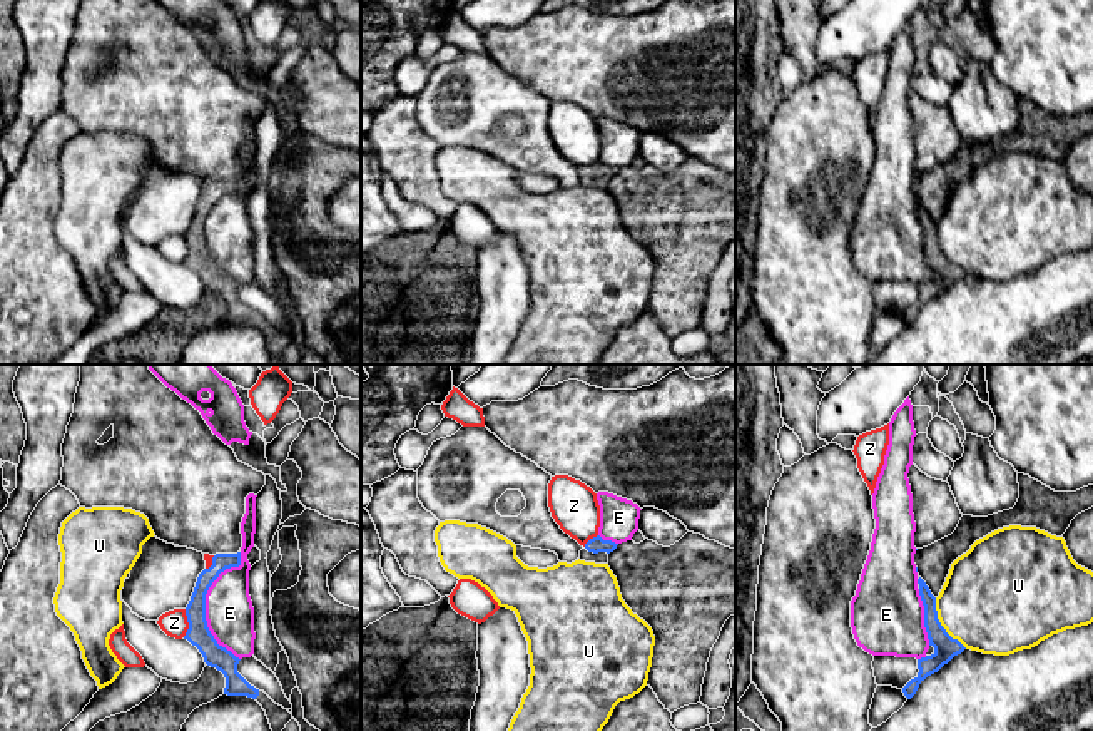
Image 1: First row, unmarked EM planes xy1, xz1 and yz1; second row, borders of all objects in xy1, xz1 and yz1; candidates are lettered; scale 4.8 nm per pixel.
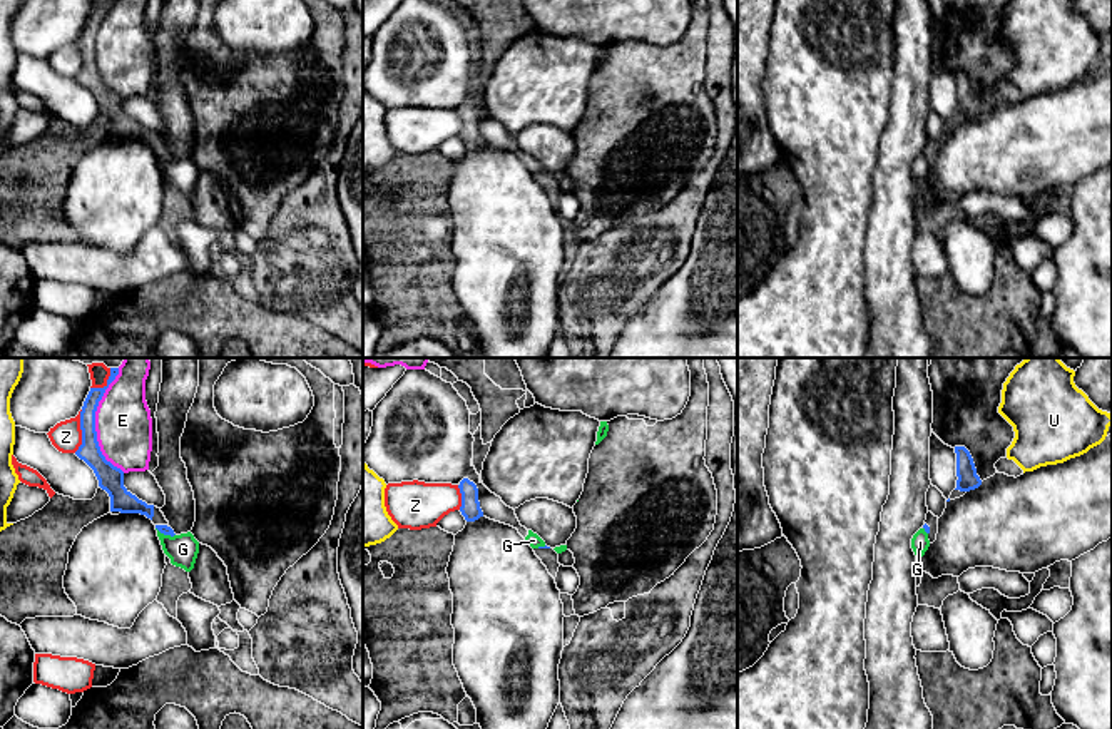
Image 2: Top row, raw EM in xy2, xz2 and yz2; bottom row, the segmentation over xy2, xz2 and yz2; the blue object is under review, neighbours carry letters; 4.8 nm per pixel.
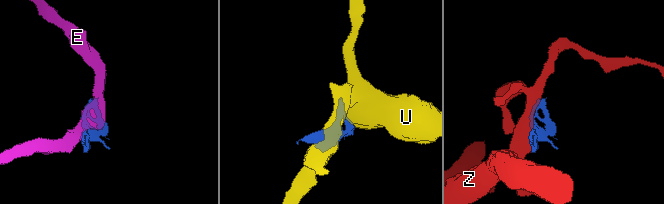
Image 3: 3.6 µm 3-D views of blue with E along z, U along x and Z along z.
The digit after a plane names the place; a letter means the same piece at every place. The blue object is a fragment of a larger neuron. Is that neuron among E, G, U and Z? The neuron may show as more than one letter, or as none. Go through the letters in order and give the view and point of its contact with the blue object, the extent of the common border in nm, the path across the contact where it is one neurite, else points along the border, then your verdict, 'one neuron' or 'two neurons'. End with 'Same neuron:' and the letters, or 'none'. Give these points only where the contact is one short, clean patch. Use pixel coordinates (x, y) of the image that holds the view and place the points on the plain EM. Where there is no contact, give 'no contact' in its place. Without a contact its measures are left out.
E: meets blue in xy1 at (204, 230); contact 500 nm long; two neurons
G: meets blue in xy2 at (166, 159); contact 100 nm long; border along xy2 (156, 152), (164, 159), (174, 161); two neurons
U: meets blue in yz1 at (940, 250); contact 300 nm long; border along yz1 (935, 223), (940, 250), (966, 273); two neurons
Z: meets blue in xy2 at (82, 57); contact 220 nm long; two neurons
Same neuron: none

